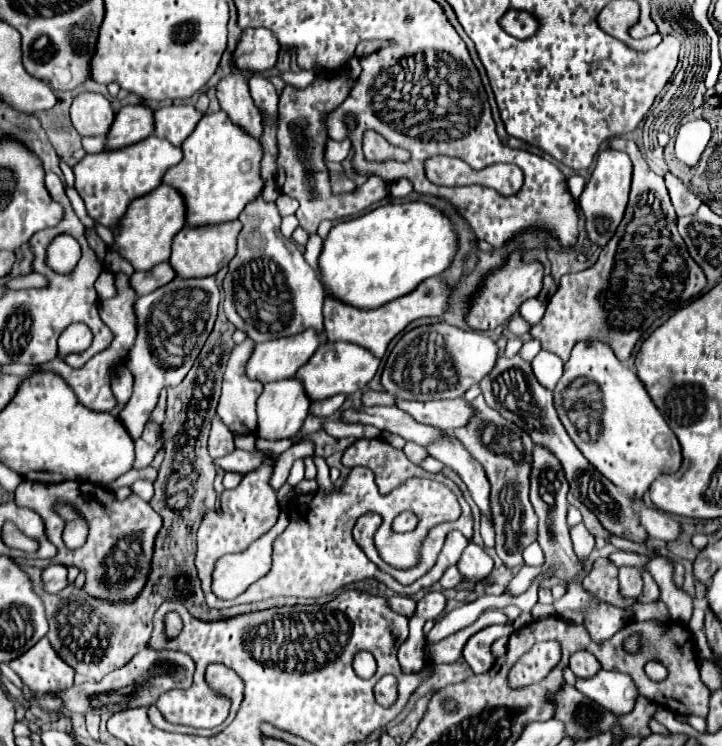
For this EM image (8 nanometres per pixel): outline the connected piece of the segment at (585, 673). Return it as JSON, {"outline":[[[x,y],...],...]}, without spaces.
{"outline":[[[577,652],[575,656],[571,656],[569,668],[573,670],[573,674],[577,678],[591,678],[601,670],[601,664],[597,662],[597,658],[589,652]]]}

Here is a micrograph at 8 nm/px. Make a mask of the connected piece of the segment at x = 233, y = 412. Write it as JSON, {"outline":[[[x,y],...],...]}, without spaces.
{"outline":[[[249,338],[243,344],[237,344],[231,350],[227,370],[223,374],[223,392],[221,392],[221,400],[217,406],[217,414],[221,416],[221,420],[227,424],[227,428],[233,434],[253,434],[257,430],[257,410],[255,408],[257,408],[257,398],[263,392],[263,384],[249,380],[249,376],[245,372],[245,366],[253,354],[253,348],[255,348],[255,342]]]}

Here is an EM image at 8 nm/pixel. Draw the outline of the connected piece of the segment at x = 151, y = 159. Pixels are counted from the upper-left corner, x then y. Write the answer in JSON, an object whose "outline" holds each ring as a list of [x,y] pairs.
{"outline":[[[149,136],[143,142],[119,150],[85,154],[85,158],[73,166],[75,190],[83,198],[87,212],[93,220],[107,228],[115,228],[119,226],[119,220],[125,216],[129,202],[155,190],[161,184],[165,172],[177,162],[181,162],[181,158],[183,158],[181,148],[175,148],[173,144],[157,136]]]}

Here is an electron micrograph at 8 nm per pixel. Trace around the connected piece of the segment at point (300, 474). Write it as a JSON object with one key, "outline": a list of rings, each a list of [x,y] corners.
{"outline":[[[299,459],[295,461],[290,470],[287,482],[291,484],[291,486],[296,487],[296,485],[304,479],[304,470],[305,466],[303,460]]]}

